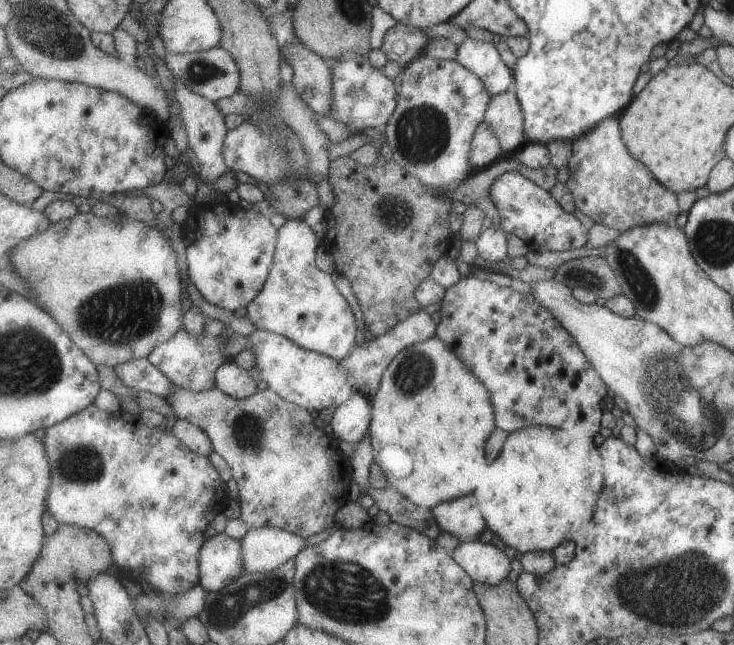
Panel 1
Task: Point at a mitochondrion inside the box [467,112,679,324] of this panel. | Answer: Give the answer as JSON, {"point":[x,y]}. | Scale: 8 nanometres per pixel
{"point":[645,291]}

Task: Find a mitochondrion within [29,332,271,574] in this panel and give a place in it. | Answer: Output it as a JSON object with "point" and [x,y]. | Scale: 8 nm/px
{"point":[81,464]}

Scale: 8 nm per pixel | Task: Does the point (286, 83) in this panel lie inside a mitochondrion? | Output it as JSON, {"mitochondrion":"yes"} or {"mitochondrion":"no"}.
{"mitochondrion":"no"}

